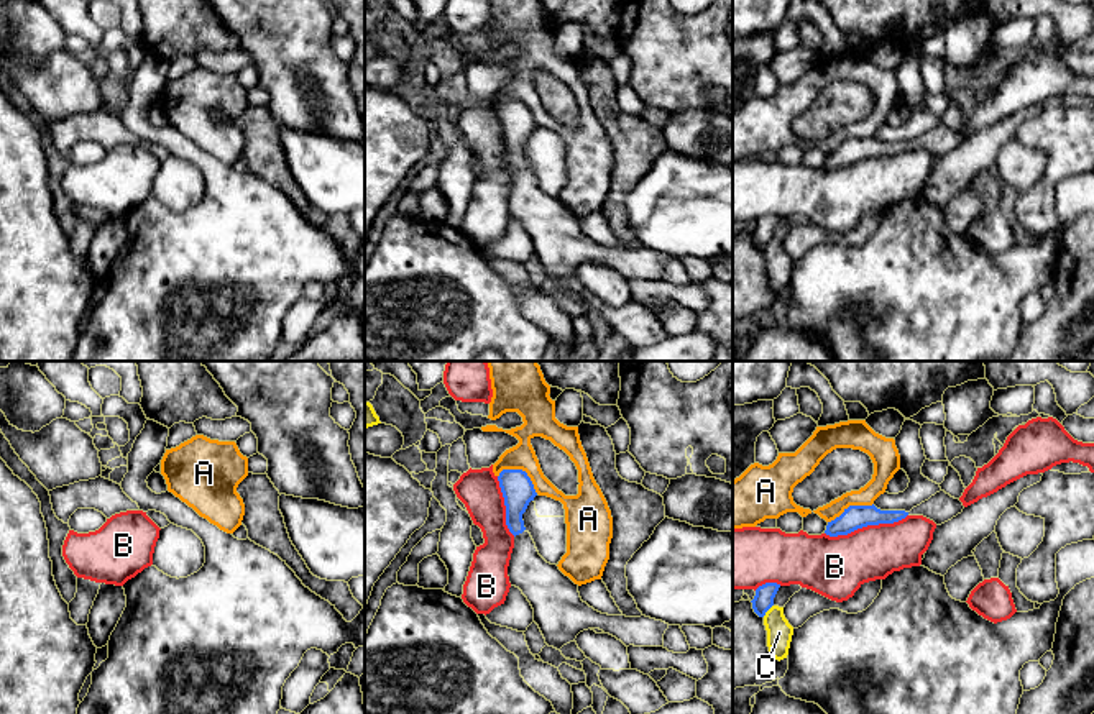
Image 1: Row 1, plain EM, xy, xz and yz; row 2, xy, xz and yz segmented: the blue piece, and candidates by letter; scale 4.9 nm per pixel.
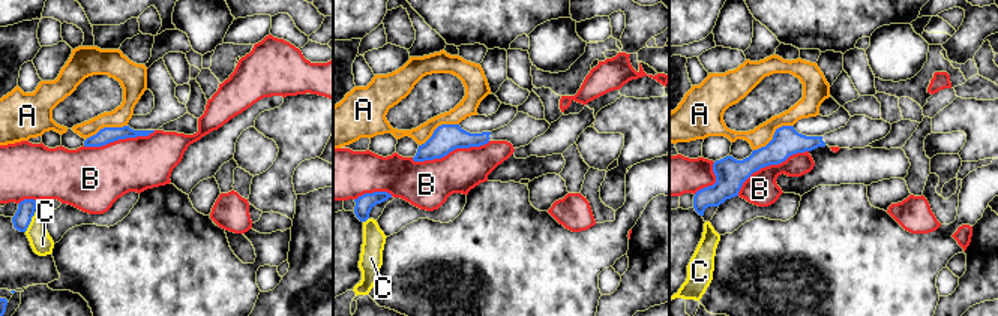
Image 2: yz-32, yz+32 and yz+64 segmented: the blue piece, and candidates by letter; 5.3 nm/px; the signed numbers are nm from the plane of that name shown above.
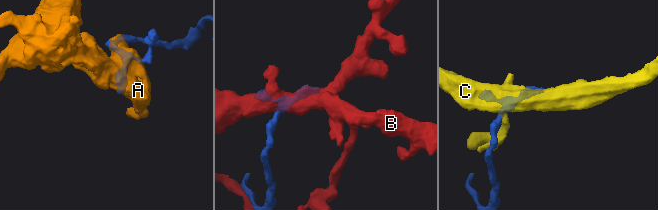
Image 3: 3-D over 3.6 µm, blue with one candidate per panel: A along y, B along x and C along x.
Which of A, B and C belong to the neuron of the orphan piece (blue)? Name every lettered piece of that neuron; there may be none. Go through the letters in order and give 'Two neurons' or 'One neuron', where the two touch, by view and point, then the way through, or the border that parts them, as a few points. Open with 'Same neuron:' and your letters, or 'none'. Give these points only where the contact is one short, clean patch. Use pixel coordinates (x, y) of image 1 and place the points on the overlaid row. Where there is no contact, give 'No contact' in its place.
Same neuron: none
A: Two neurons. Touches blue at xz (521, 470). Boundary: xz (498, 473), (503, 470), (523, 470), (537, 493)
B: Two neurons. Touches blue at yz (866, 526)
C: Two neurons. Touches blue at yz (767, 609). Boundary: yz (772, 604), (763, 616)

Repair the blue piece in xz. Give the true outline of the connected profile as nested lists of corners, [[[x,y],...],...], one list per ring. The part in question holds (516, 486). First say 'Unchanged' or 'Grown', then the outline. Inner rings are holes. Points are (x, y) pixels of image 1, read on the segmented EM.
Grown. [[[503,469],[498,476],[506,506],[506,525],[514,535],[508,576],[511,586],[522,591],[534,609],[545,643],[560,650],[588,629],[600,629],[621,640],[626,647],[664,647],[669,624],[646,616],[608,616],[581,601],[578,584],[565,576],[557,565],[547,563],[537,552],[524,527],[522,514],[537,496],[534,484],[522,469]]]

